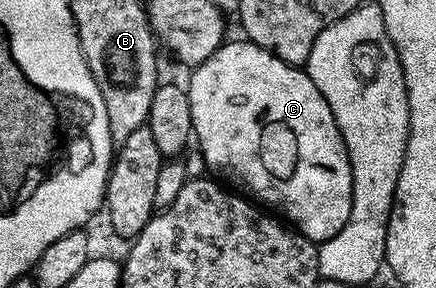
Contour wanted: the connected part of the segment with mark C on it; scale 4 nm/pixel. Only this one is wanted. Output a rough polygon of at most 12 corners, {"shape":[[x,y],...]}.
{"shape":[[248,39],[190,72],[211,168],[315,243],[353,198],[304,68]]}

